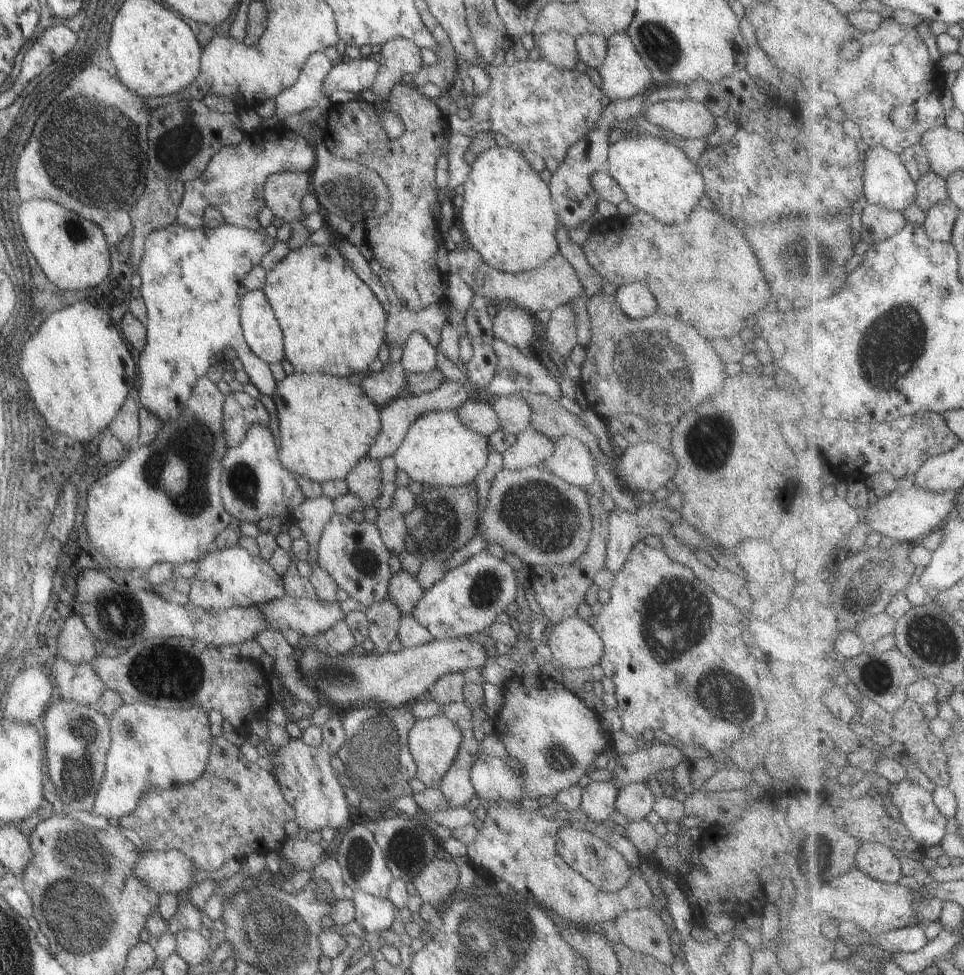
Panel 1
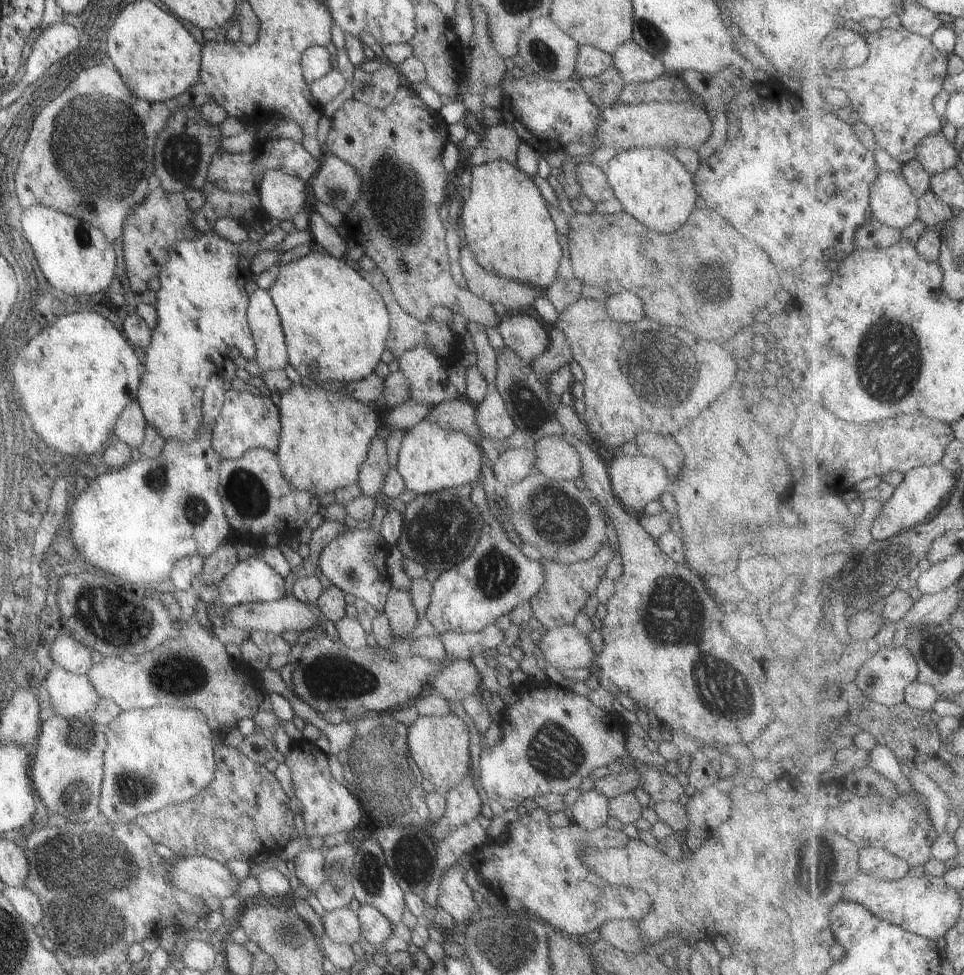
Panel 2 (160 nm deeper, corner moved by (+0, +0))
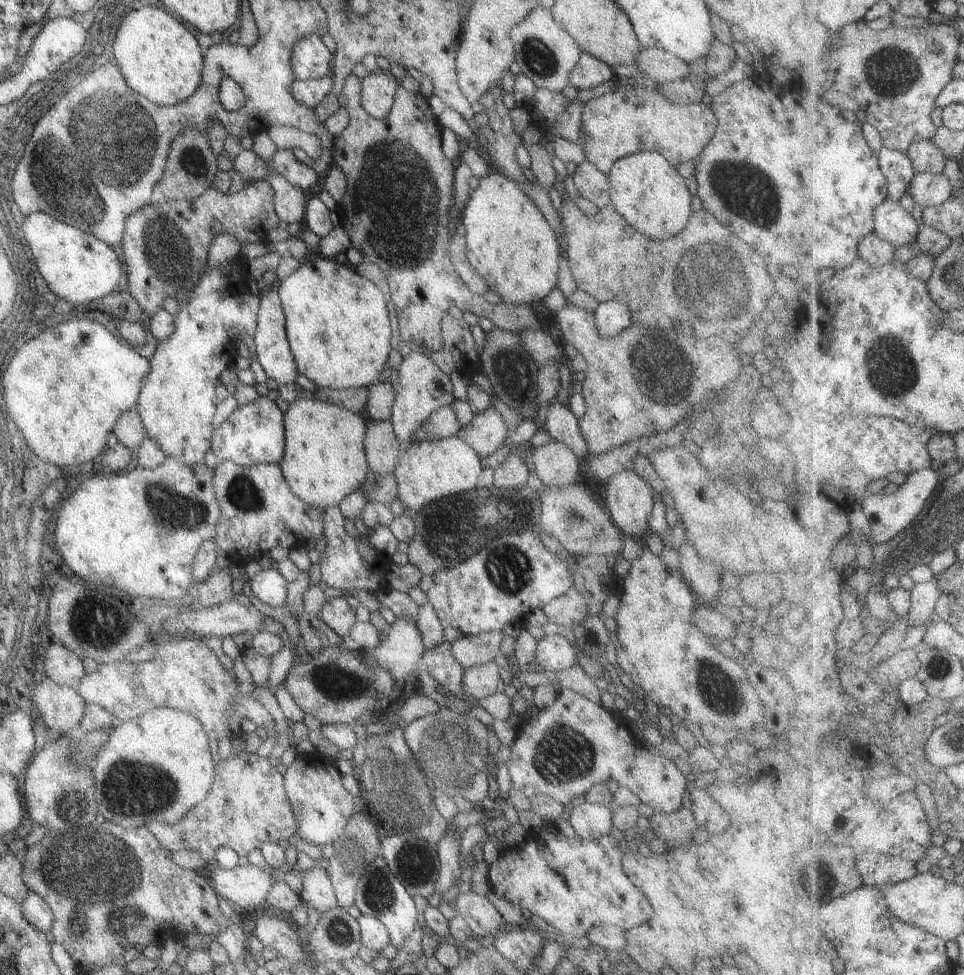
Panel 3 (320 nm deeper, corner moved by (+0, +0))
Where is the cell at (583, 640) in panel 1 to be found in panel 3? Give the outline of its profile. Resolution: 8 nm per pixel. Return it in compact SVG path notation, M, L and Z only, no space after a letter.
M548 629L548 632L536 642L534 648L534 663L541 668L541 670L549 670L550 672L557 672L557 670L563 670L569 668L576 662L576 650L569 645L569 641L565 637L559 634L559 630Z

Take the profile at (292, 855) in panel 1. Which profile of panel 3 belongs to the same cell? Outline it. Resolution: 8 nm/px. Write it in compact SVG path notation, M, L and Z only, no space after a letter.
M317 862L311 870L301 872L302 887L298 896L300 900L303 900L307 906L311 906L319 914L339 906L336 903L328 873L329 871L321 868Z

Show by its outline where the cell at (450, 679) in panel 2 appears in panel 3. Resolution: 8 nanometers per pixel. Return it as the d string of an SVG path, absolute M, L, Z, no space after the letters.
M489 661L463 669L462 689L471 702L477 702L500 689L502 683L497 667L493 661Z

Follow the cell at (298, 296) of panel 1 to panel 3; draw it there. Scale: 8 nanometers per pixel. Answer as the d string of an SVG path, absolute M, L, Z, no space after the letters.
M316 254L305 258L289 276L274 286L284 314L288 348L298 374L303 374L319 389L367 388L377 381L392 349L391 322L386 309L387 301L372 282L358 275L352 267L342 266L334 258Z

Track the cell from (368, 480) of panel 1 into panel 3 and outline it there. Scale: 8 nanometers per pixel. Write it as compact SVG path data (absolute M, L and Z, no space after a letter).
M366 419L362 445L366 464L375 475L392 472L403 446L388 420Z

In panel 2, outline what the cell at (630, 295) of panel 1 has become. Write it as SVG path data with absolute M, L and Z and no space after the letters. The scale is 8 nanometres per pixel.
M619 291L603 300L605 314L618 323L632 323L644 316L641 299L631 291Z

